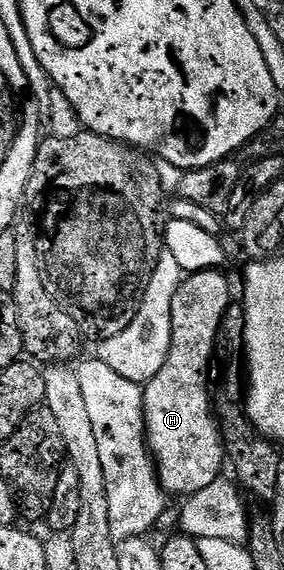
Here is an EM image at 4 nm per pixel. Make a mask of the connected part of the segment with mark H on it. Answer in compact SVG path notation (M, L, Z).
M218 269L214 270L197 270L188 273L184 277L181 288L177 288L177 296L173 296L173 328L171 332L171 347L169 348L169 356L165 360L165 368L161 368L161 372L157 372L157 376L153 376L151 382L143 386L143 425L147 436L147 448L151 452L151 457L155 463L155 473L159 476L159 483L164 494L174 496L186 496L188 494L196 494L201 492L201 488L206 488L209 484L213 484L213 480L221 477L225 470L225 451L223 449L223 438L219 435L219 423L215 421L213 407L211 404L211 396L209 393L209 383L207 381L207 372L211 364L211 353L215 351L215 337L217 336L217 328L221 322L221 316L226 312L227 307L232 305L231 286L227 283L227 278Z

